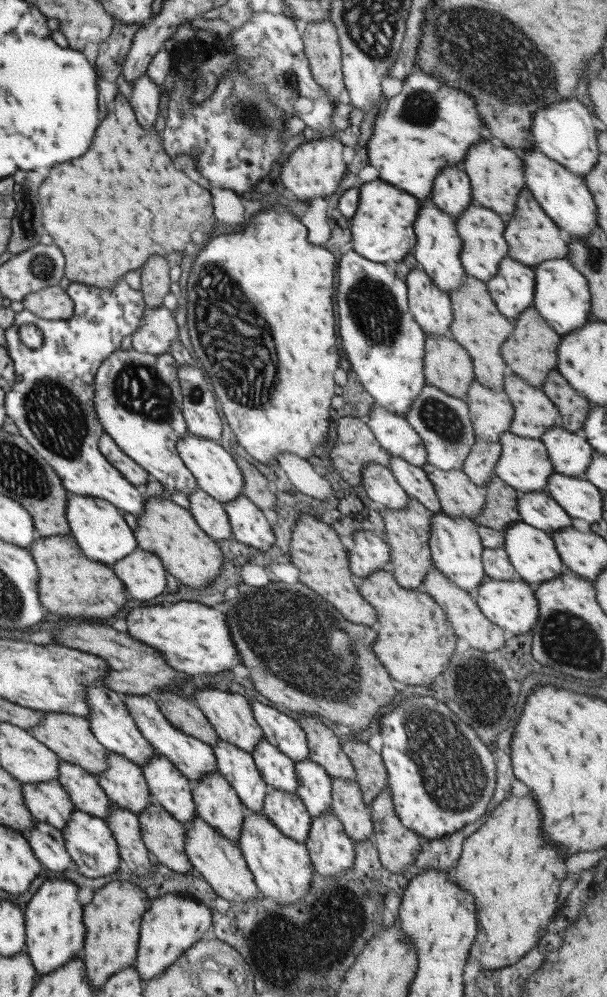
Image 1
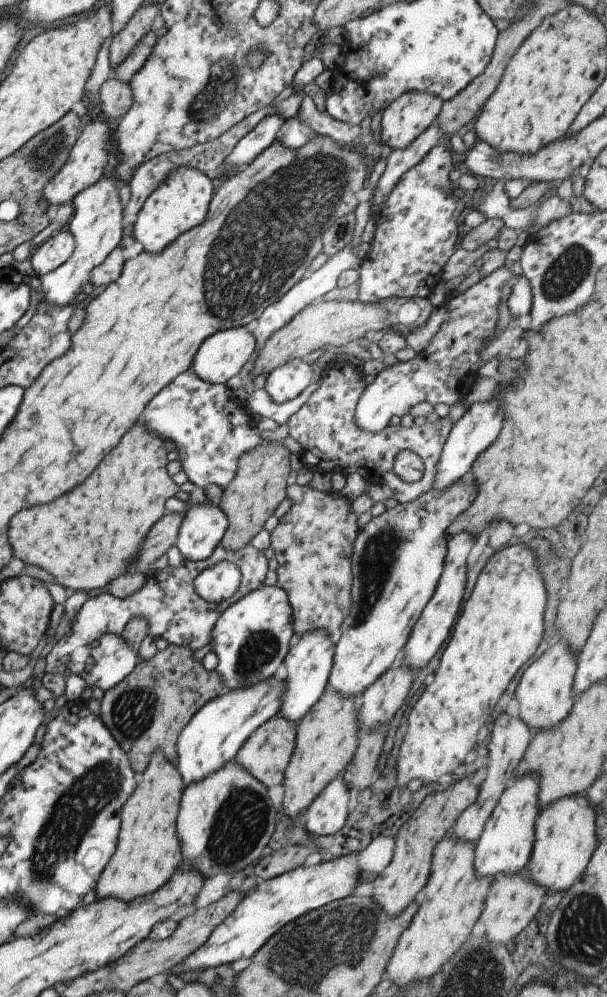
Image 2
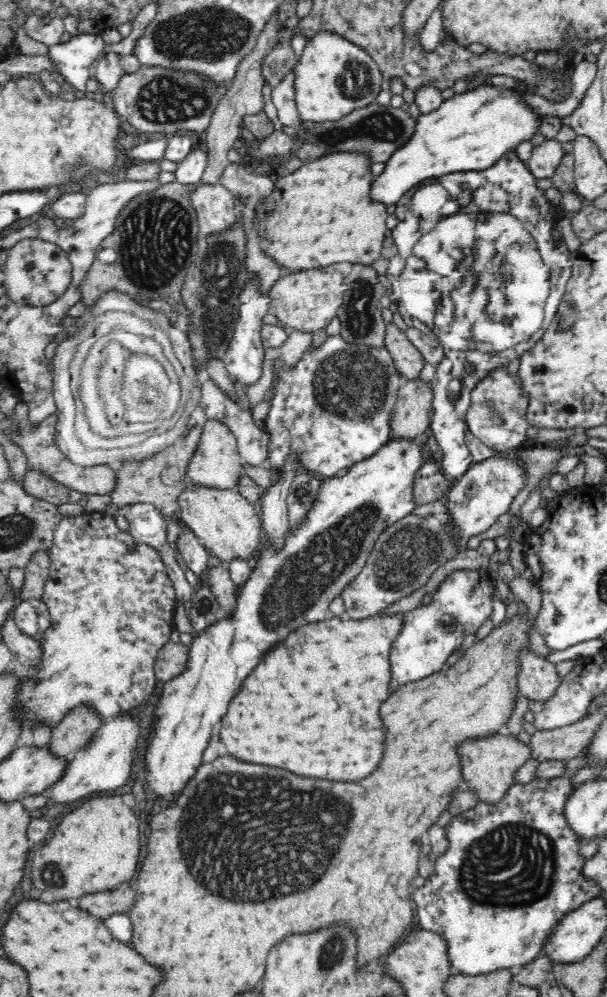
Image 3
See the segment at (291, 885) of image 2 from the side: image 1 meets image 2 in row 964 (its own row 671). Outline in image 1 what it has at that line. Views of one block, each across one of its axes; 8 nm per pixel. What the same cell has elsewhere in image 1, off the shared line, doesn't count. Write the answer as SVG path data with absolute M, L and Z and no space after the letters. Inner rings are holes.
M187 600L169 606L131 608L124 620L125 633L133 641L154 648L171 668L184 675L209 676L241 664L220 608L209 608Z

